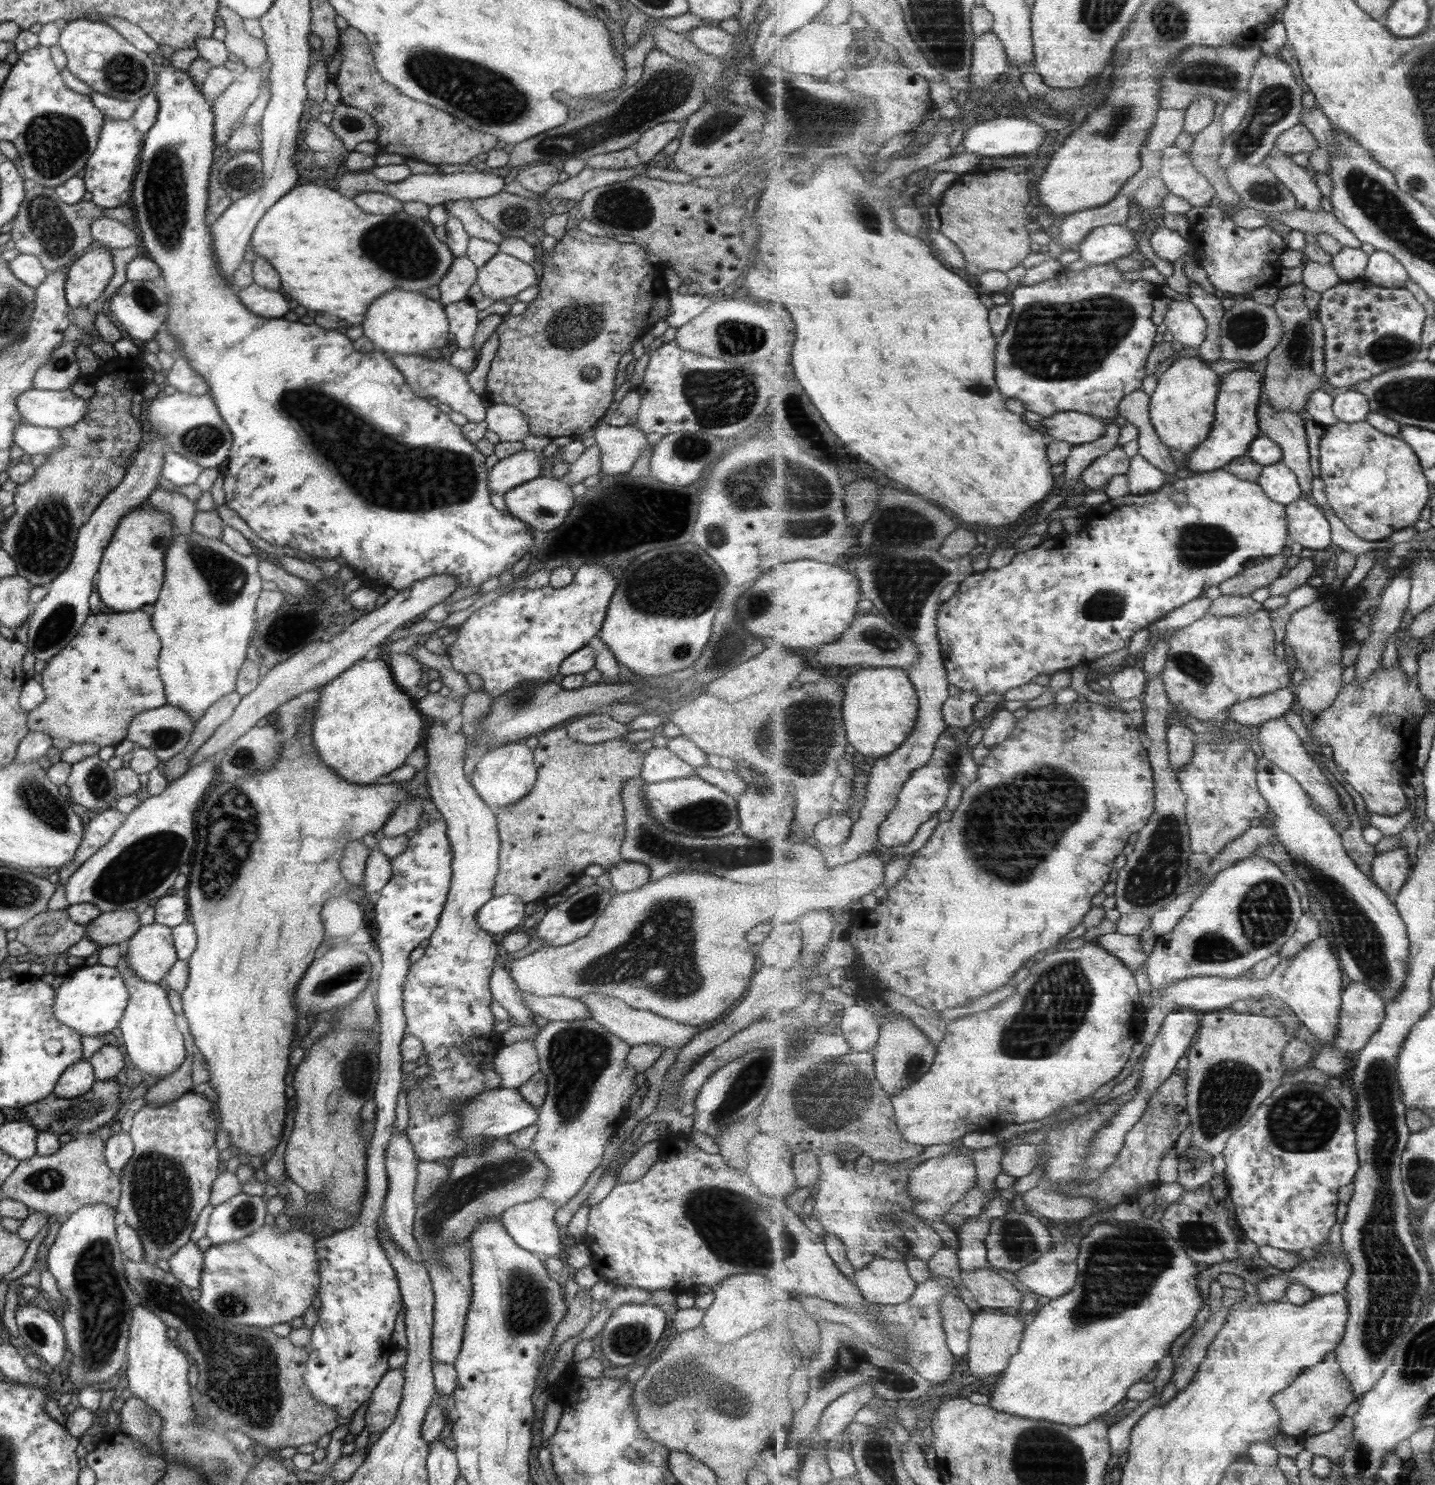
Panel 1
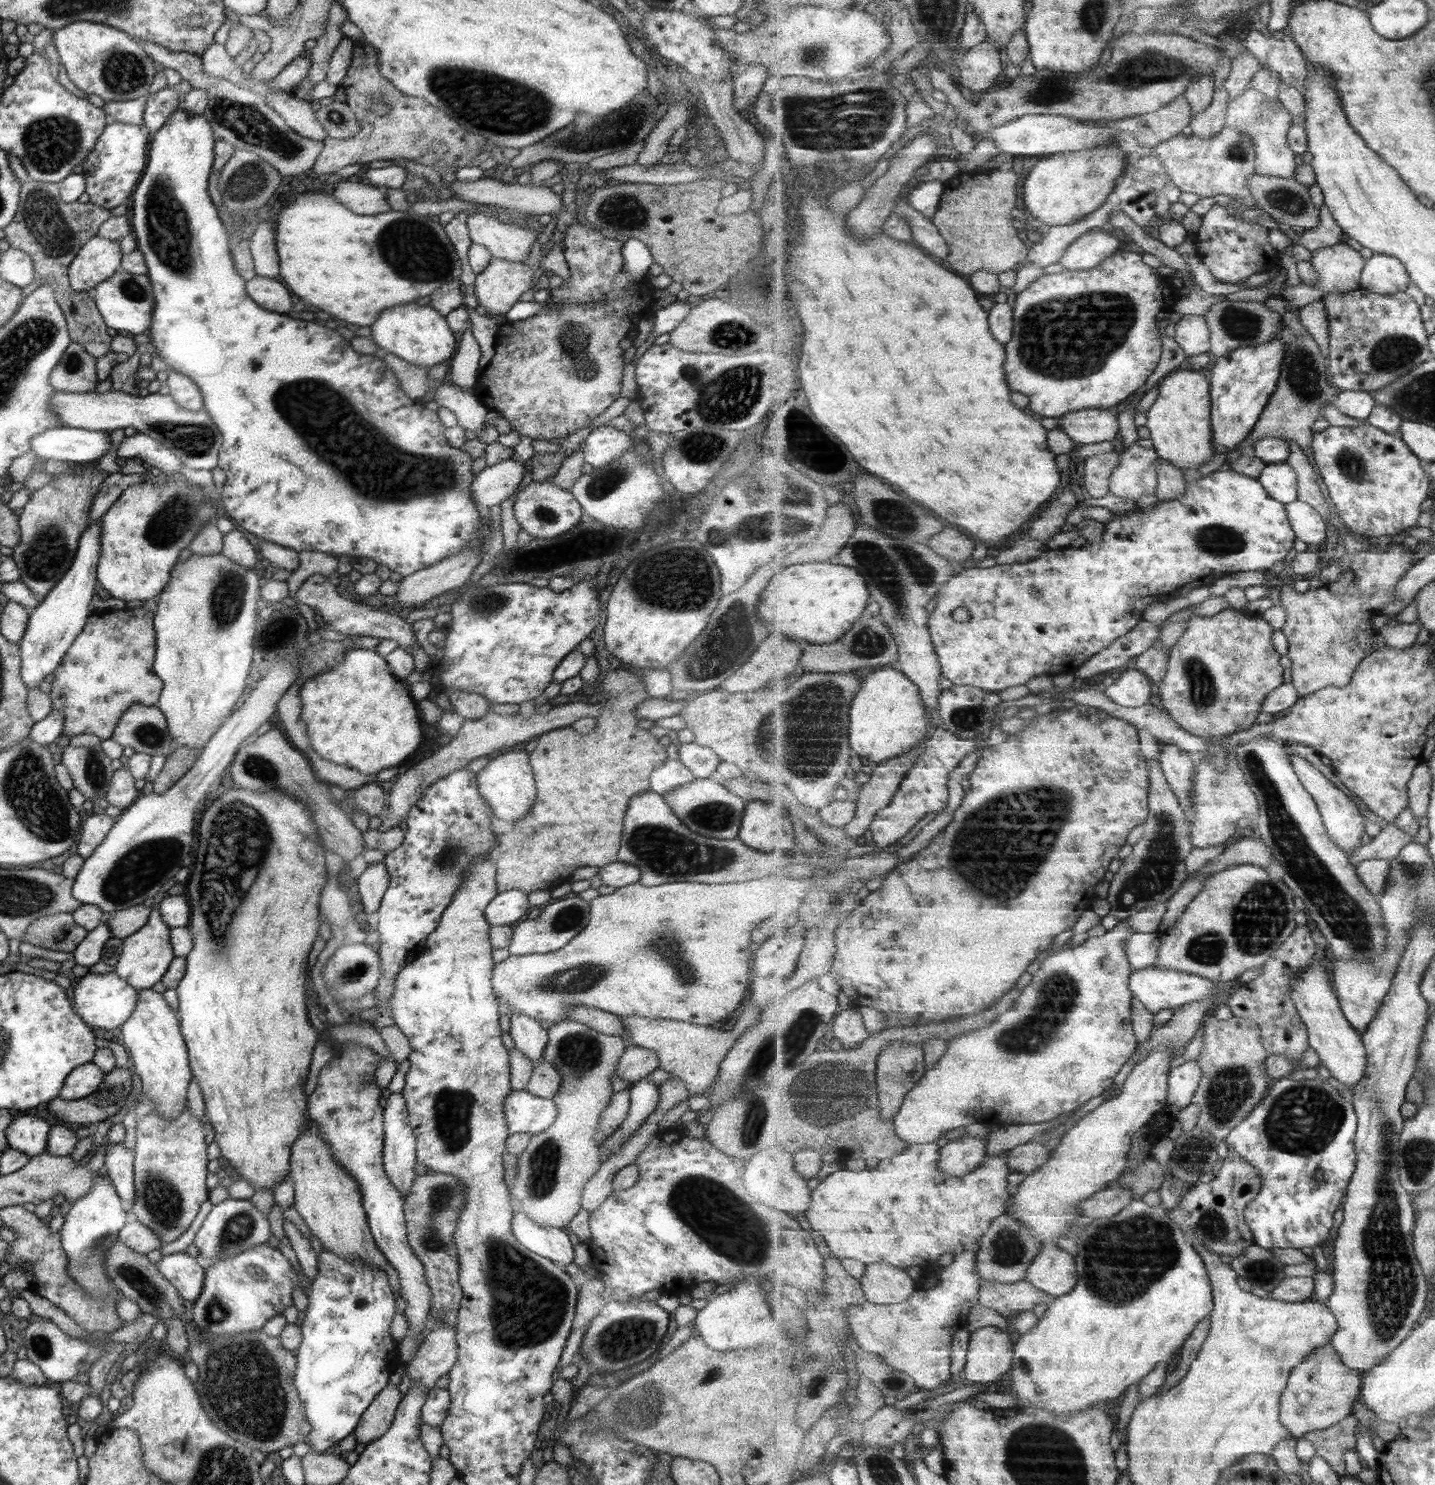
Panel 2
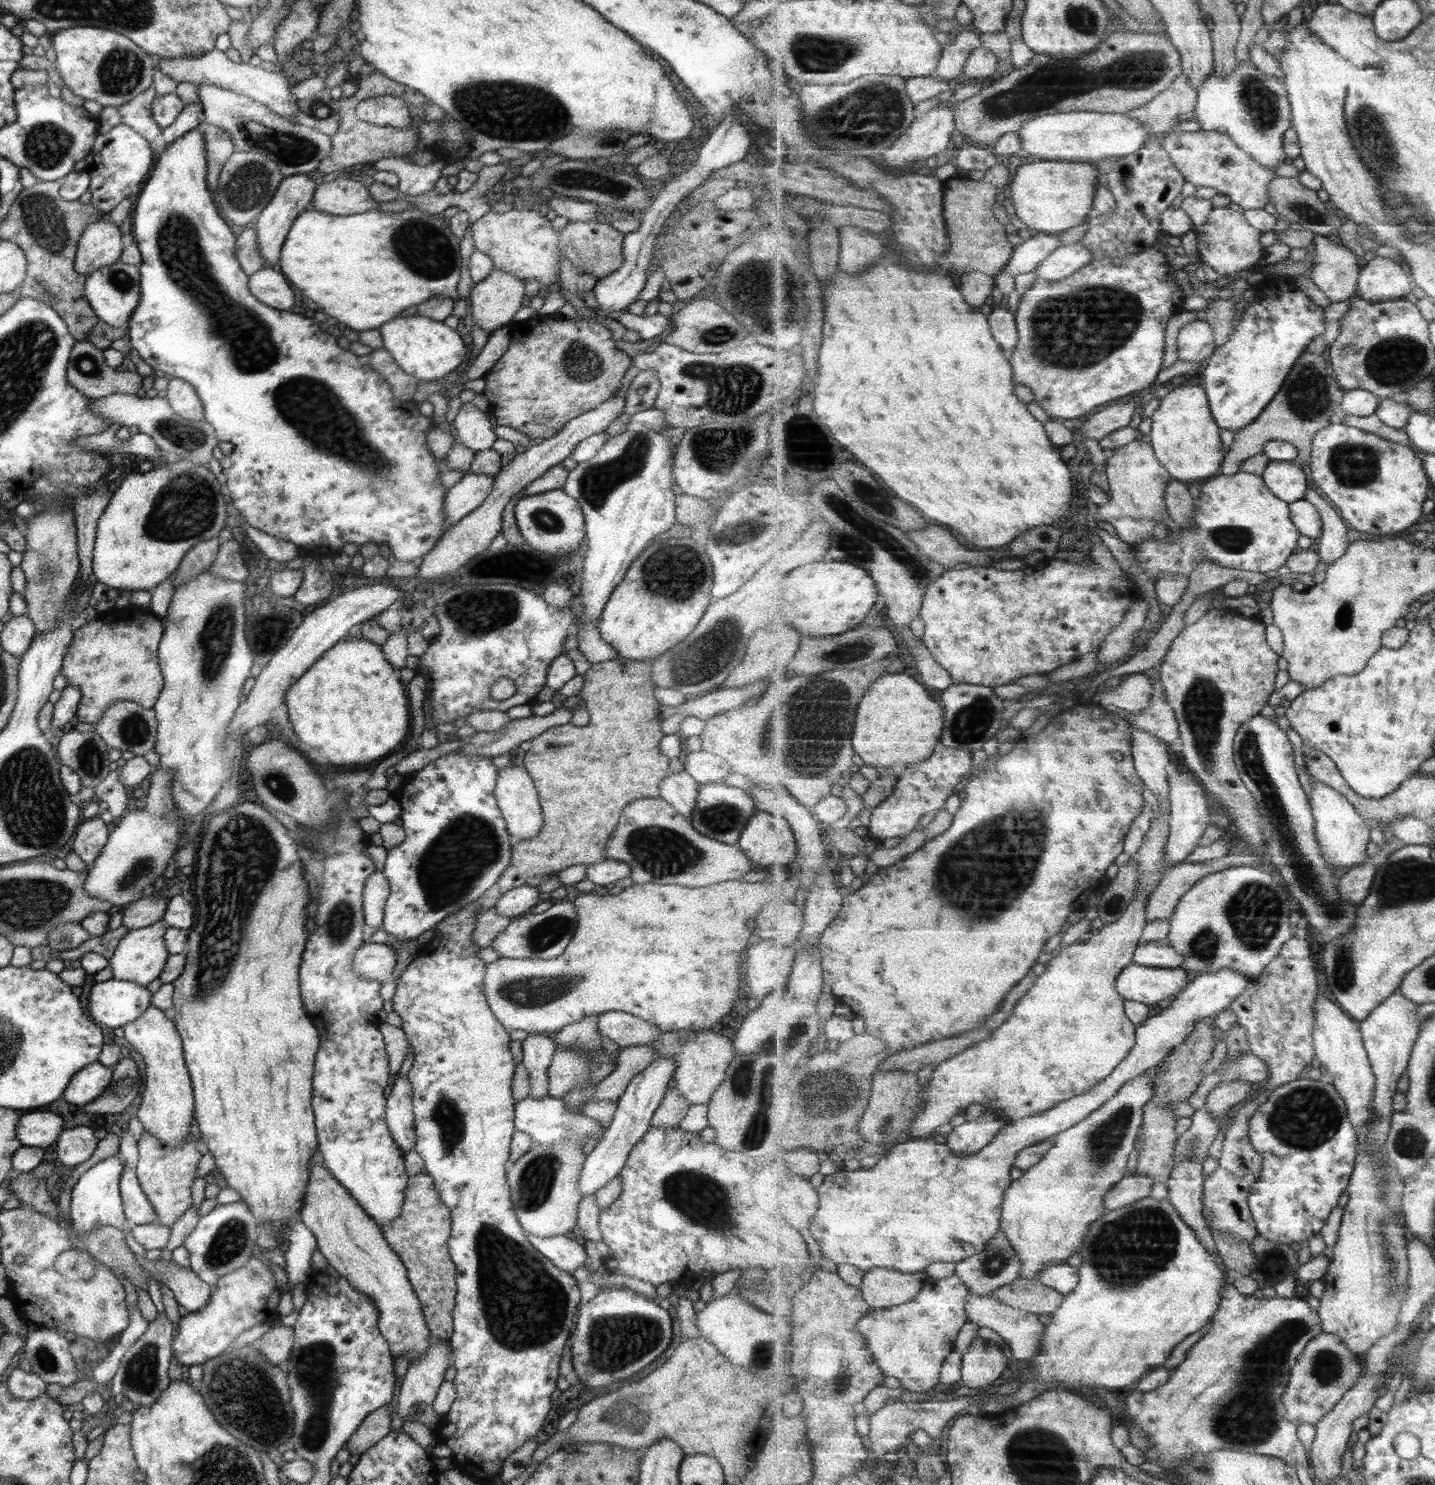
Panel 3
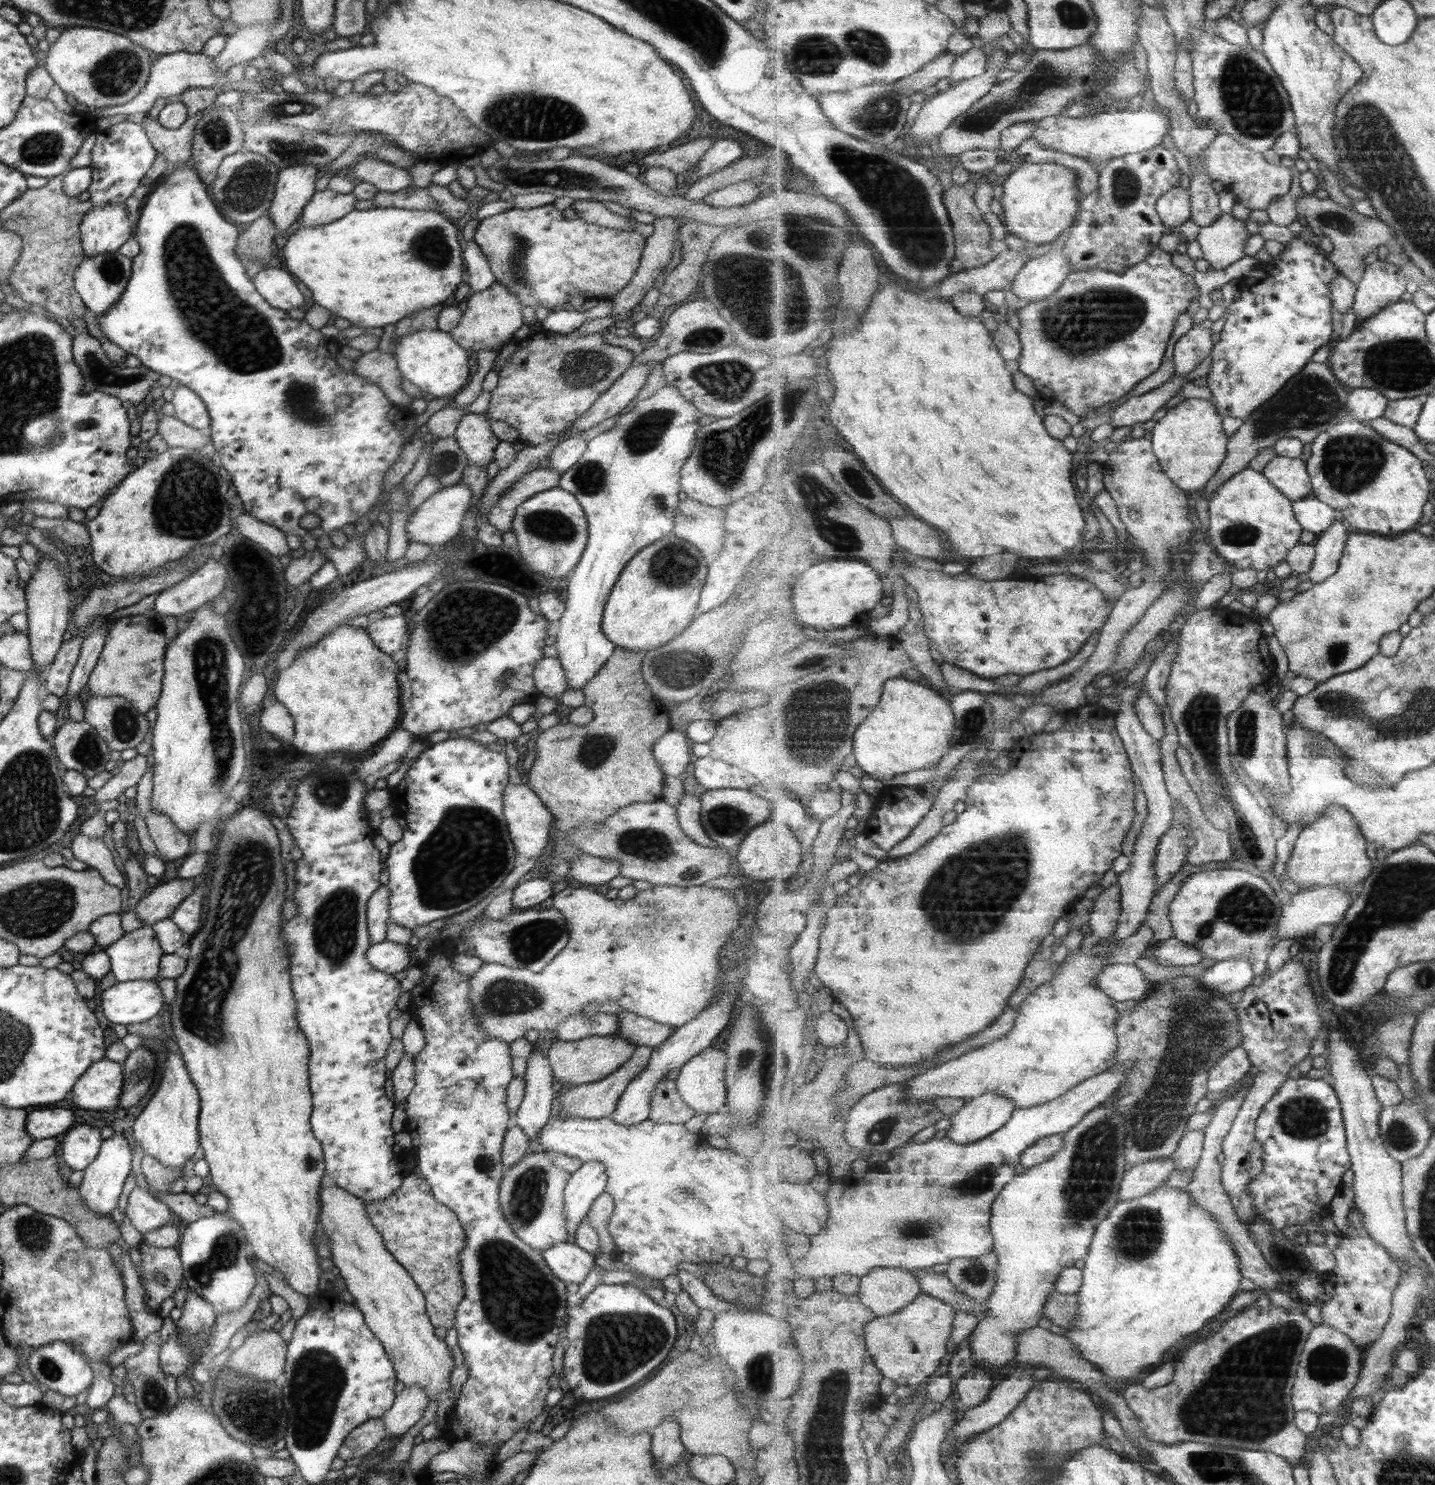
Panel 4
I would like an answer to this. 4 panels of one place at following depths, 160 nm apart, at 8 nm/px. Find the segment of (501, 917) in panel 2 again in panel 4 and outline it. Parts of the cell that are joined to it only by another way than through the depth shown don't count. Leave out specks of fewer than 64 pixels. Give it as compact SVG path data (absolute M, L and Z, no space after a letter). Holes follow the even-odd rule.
M526 877L525 880L519 882L519 884L512 889L511 907L515 911L531 909L532 906L551 897L557 888L557 886L554 886L545 878Z

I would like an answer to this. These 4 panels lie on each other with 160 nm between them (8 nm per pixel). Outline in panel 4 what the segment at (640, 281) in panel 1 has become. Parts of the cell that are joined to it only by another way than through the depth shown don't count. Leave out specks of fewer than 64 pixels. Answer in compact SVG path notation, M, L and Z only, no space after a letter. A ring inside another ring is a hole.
M542 328L535 332L529 331L523 339L515 341L515 348L513 352L511 352L511 356L509 356L507 364L505 364L499 372L496 372L497 376L499 376L497 386L491 390L488 409L484 416L493 421L505 422L505 424L511 426L511 428L513 428L513 430L518 434L519 445L536 445L541 444L542 442L558 439L569 432L569 426L571 426L571 422L573 422L575 418L579 418L579 416L581 416L581 414L583 414L583 412L585 412L602 393L605 393L605 391L613 385L613 382L615 382L617 378L620 378L621 374L623 374L625 370L629 369L632 358L633 353L626 348L610 346L607 344L604 341L601 332L582 335L577 331L573 331L569 334L559 334L543 330Z

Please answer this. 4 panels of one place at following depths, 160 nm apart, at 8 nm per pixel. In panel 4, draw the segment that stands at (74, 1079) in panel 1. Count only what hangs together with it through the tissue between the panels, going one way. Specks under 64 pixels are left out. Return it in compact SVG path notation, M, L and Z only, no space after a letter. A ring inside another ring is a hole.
M106 1058L96 1060L71 1087L71 1100L83 1110L119 1111L122 1080L122 1065Z

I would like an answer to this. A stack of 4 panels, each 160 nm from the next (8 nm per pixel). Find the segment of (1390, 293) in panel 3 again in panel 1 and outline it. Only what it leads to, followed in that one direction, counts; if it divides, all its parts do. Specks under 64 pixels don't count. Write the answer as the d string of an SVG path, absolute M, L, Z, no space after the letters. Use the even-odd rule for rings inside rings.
M1375 250L1370 255L1365 278L1382 287L1405 288L1410 276L1390 252Z

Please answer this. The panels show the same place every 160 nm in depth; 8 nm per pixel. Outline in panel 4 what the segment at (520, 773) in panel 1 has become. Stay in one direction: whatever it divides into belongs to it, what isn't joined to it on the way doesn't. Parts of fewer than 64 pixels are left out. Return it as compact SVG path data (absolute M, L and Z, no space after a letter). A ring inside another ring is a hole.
M508 782L502 792L502 813L516 854L525 858L538 858L549 842L549 829L552 823L552 814L541 804L538 796L522 782Z

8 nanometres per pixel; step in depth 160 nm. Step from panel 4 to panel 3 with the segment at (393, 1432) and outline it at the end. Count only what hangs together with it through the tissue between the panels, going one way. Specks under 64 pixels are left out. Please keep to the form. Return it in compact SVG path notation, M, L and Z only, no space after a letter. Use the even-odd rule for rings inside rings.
M445 1341L442 1343L429 1345L427 1352L421 1354L419 1358L415 1358L411 1364L407 1366L405 1375L402 1377L400 1392L395 1409L396 1414L403 1421L417 1421L425 1425L430 1431L437 1429L439 1419L441 1416L432 1411L432 1402L436 1396L439 1386L444 1382L444 1372L447 1366L447 1348L445 1348Z

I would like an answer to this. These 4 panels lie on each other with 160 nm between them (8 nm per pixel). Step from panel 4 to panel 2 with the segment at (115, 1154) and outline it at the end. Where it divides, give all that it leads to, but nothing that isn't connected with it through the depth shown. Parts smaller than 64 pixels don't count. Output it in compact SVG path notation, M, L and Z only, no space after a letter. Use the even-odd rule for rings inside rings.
M102 1170L96 1173L91 1190L71 1204L71 1208L64 1216L58 1233L60 1247L67 1257L66 1275L94 1298L108 1296L114 1289L104 1270L104 1257L107 1256L108 1248L118 1240L119 1229L128 1218L130 1218L129 1214L120 1205L119 1197L110 1179Z

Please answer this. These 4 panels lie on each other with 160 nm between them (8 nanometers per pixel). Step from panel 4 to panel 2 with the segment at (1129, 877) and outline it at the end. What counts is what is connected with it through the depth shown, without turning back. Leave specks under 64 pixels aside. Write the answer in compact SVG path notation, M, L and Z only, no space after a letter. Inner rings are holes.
M1127 920L1119 921L1113 929L1107 930L1104 935L1089 937L1078 947L1067 946L1062 951L1047 953L1046 958L1041 962L1040 969L1033 973L1030 984L1023 988L1013 1009L1008 1010L1000 1020L985 1028L966 1032L964 1035L956 1036L948 1041L948 1052L939 1059L935 1068L927 1070L923 1078L908 1092L905 1104L895 1115L894 1124L899 1136L909 1144L927 1144L936 1143L941 1136L955 1130L955 1128L969 1126L973 1123L981 1123L983 1126L993 1128L993 1126L997 1127L1003 1124L1039 1124L1057 1121L1059 1118L1077 1111L1087 1100L1108 1095L1115 1076L1129 1062L1129 1058L1133 1056L1139 1043L1132 1020L1132 1000L1135 996L1130 989L1129 977L1131 977L1133 969L1126 951L1128 938L1133 933L1135 932Z

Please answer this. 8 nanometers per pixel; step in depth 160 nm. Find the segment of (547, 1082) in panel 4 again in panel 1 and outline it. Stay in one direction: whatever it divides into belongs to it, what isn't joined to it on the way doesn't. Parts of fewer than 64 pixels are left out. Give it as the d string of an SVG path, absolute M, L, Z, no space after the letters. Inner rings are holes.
M501 958L491 972L488 987L492 1000L508 1012L508 1015L515 1020L515 1025L532 1025L532 1012L522 1001L515 982L509 978L505 968L506 961Z

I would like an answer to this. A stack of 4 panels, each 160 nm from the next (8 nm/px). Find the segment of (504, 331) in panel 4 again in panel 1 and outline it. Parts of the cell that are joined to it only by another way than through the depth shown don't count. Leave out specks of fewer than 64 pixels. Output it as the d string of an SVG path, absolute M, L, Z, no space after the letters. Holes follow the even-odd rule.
M504 252L495 253L476 269L476 285L494 302L503 302L507 296L520 297L521 292L535 285L536 280L535 270L529 263Z

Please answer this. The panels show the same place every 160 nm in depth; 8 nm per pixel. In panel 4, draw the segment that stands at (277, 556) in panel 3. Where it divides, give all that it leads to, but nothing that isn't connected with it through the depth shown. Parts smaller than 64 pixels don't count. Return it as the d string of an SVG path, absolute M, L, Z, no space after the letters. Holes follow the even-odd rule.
M245 512L235 519L235 526L241 536L263 546L263 550L267 550L271 556L283 556L290 550L284 532L255 520Z

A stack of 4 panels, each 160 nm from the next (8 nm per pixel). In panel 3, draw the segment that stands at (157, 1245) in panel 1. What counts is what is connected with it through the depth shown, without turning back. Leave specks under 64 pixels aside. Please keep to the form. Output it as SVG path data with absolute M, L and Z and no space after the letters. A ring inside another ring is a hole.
M143 1131L136 1141L138 1159L134 1171L144 1197L151 1204L159 1224L170 1227L191 1206L191 1182L201 1155L196 1149L196 1140L189 1133L176 1147L162 1145L153 1135Z

